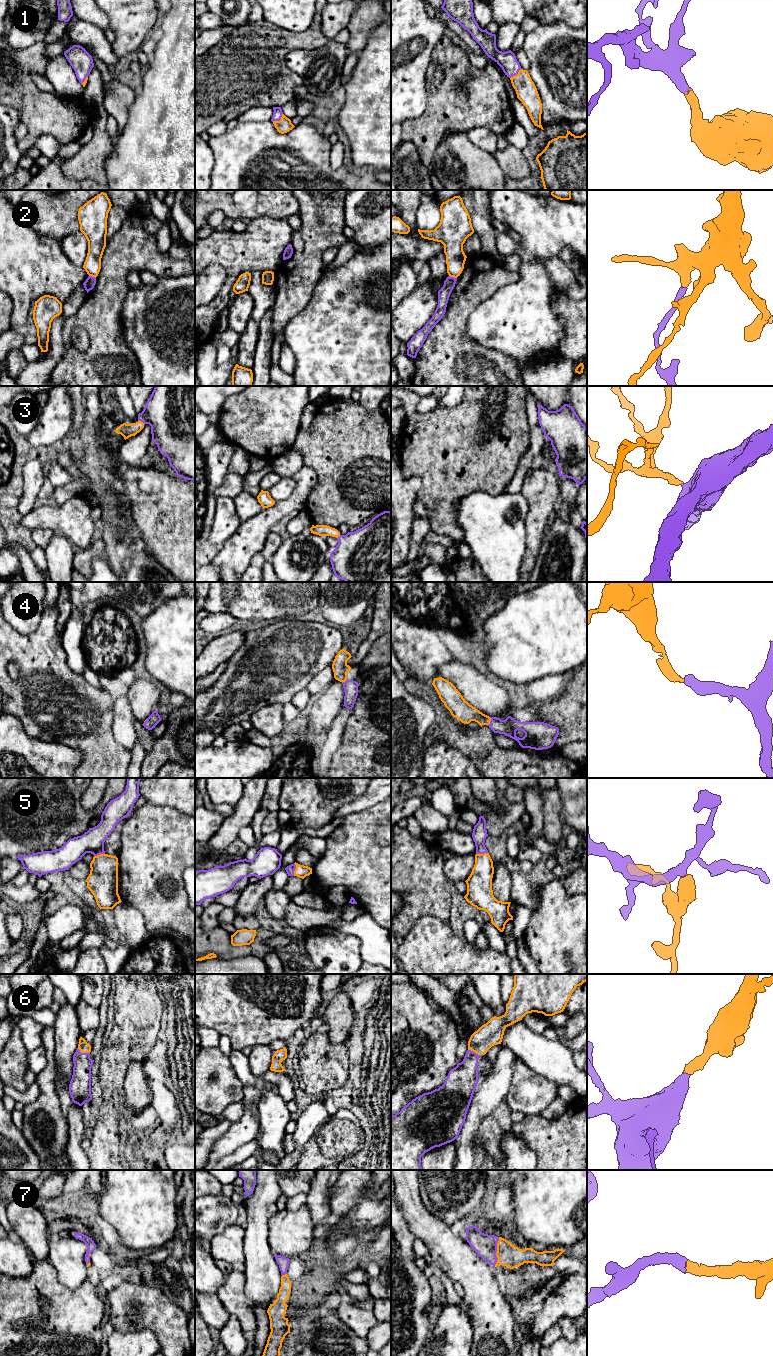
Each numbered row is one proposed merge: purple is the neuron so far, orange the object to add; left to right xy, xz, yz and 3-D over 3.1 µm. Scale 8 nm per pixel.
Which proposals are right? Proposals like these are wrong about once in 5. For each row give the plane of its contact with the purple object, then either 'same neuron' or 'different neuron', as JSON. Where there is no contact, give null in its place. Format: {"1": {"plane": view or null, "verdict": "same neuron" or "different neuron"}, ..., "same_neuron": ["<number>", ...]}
{"1": {"plane": "xz", "verdict": "same neuron"}, "2": {"plane": "yz", "verdict": "different neuron"}, "3": {"plane": "xy", "verdict": "same neuron"}, "4": {"plane": "yz", "verdict": "same neuron"}, "5": {"plane": "xz", "verdict": "same neuron"}, "6": {"plane": "xy", "verdict": "same neuron"}, "7": {"plane": "yz", "verdict": "same neuron"}, "same_neuron": ["1", "3", "4", "5", "6", "7"]}

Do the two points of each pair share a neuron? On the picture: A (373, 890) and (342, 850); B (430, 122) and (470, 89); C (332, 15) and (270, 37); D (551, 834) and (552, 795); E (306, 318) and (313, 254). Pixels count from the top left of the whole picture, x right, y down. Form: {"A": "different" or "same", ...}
{"A": "same", "B": "same", "C": "different", "D": "same", "E": "different"}

